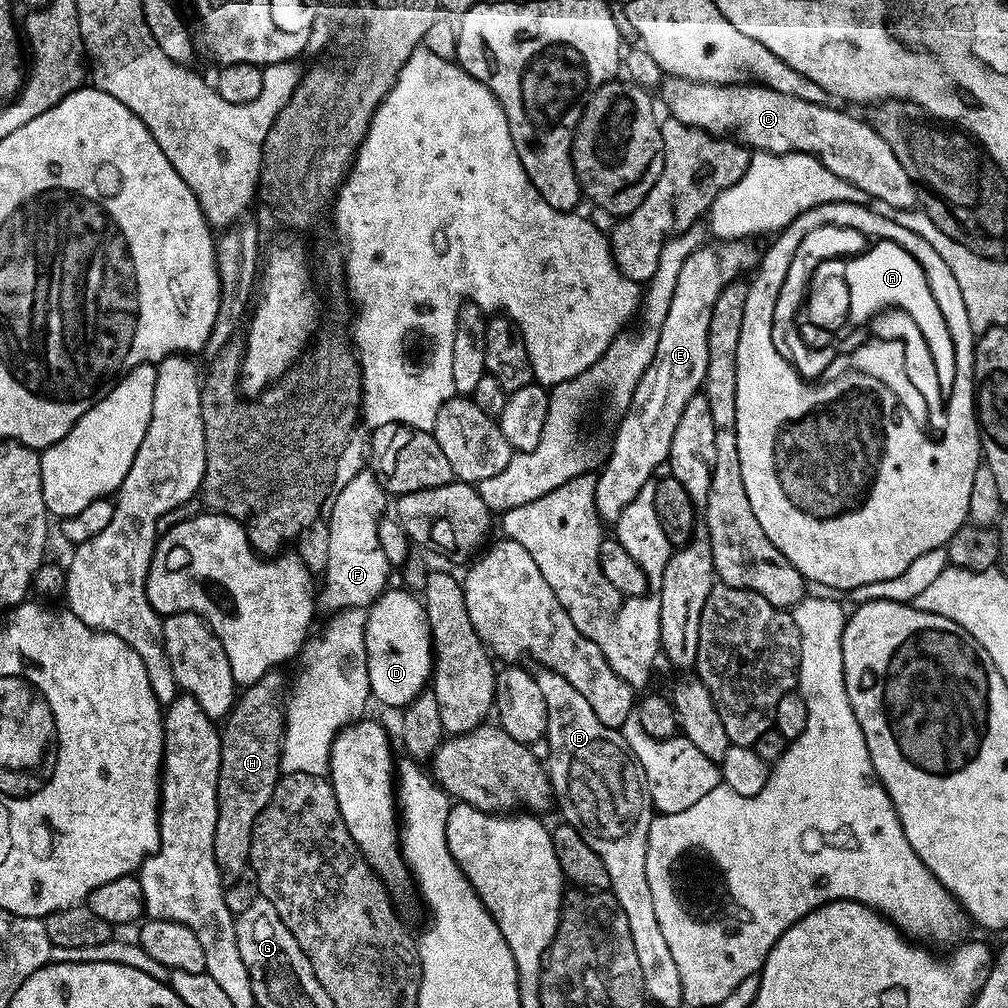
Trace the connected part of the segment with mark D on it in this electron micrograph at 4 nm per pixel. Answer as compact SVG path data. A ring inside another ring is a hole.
M395 586L389 587L367 609L366 622L366 658L368 659L368 673L372 696L382 703L389 704L397 710L403 709L408 703L416 699L419 692L425 691L434 667L432 655L432 632L428 629L428 619L424 613L424 606L419 595L411 596Z

